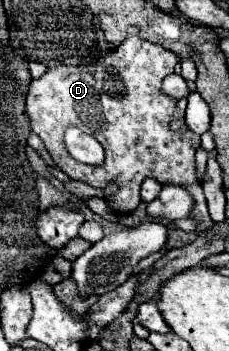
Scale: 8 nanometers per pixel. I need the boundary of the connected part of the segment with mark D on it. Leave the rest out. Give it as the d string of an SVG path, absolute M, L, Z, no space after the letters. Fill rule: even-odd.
M136 35L128 37L122 45L116 47L116 51L108 51L104 55L100 55L94 63L90 65L60 65L56 69L48 69L40 79L32 79L28 95L26 95L26 113L30 117L32 123L32 131L38 133L38 137L44 141L48 153L52 155L54 163L70 177L76 181L84 181L92 187L106 187L110 181L116 181L120 185L118 193L108 197L112 207L118 213L126 213L126 211L134 211L138 207L138 191L142 185L142 179L146 177L154 177L156 181L160 181L162 185L166 183L174 183L174 185L184 185L188 191L192 191L194 201L196 201L196 209L192 211L192 217L200 219L202 225L198 225L196 233L204 233L212 219L208 215L206 209L206 199L204 199L204 191L202 185L196 177L196 165L194 165L194 153L196 147L200 145L200 137L194 135L192 131L188 133L174 133L170 131L168 123L170 117L176 111L176 99L166 97L160 91L160 83L166 75L174 73L174 65L180 61L180 57L156 43L148 43ZM66 125L76 125L80 127L84 133L90 133L94 139L98 139L98 143L104 147L106 151L106 159L102 165L84 165L76 163L64 147L64 129Z

